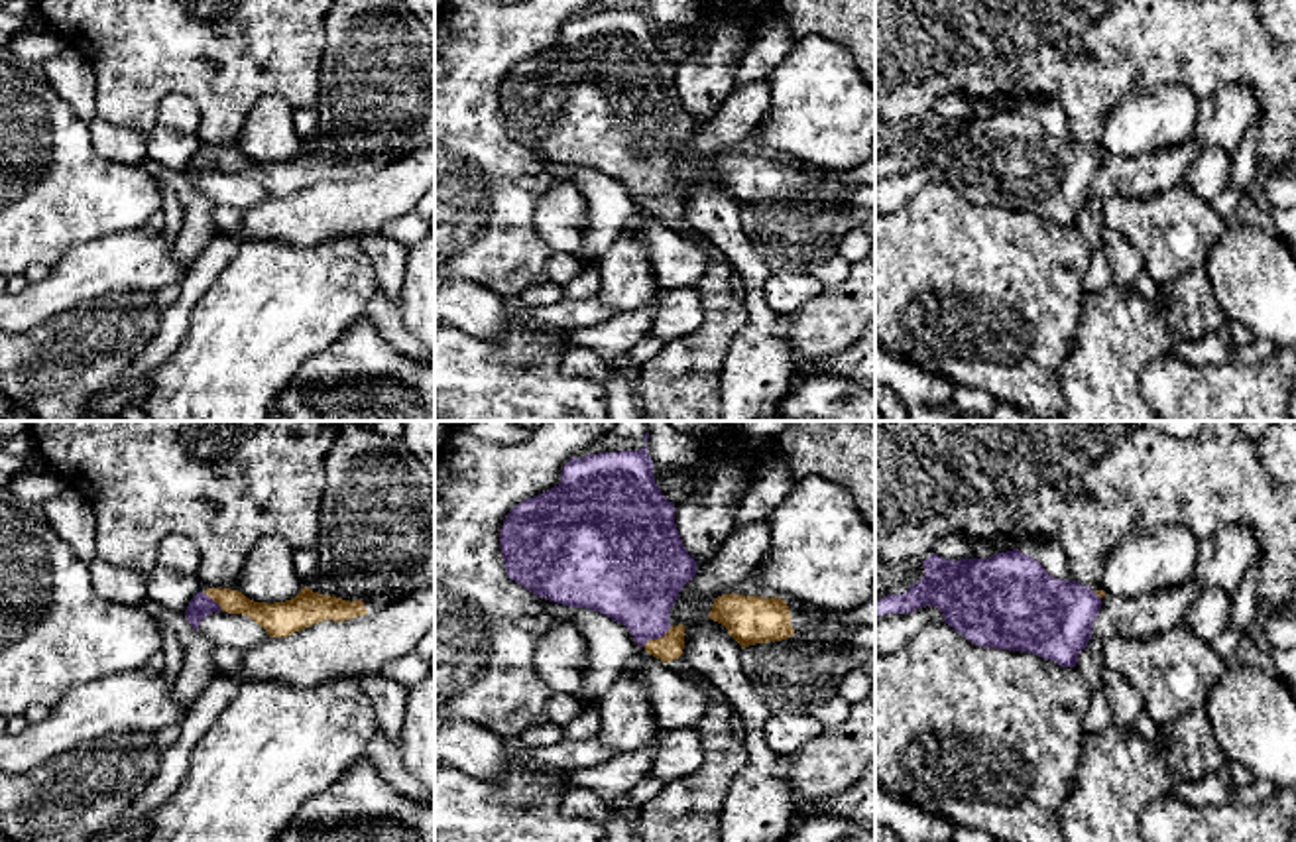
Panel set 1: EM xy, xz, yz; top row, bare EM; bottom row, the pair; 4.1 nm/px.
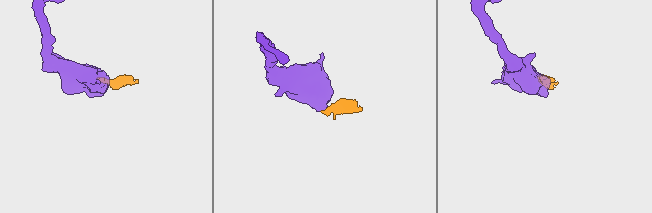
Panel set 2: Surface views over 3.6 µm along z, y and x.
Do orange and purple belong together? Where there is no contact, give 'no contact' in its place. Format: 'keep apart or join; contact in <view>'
join; contact in xz

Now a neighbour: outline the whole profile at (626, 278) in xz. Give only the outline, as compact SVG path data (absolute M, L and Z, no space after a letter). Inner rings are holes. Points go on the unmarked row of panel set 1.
M643 209L629 216L619 238L594 262L600 271L596 297L614 315L637 311L657 293L647 248L637 240L637 232L647 218L653 218L653 214Z

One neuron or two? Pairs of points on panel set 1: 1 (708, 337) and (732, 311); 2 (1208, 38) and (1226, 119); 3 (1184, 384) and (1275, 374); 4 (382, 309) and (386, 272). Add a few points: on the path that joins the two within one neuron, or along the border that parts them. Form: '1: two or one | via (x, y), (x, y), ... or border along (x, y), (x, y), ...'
1: one | via (714, 331), (726, 317)
2: two | border along (1200, 103), (1226, 87), (1245, 87), (1259, 113)
3: one | via (1206, 384), (1253, 384)
4: two | border along (378, 286), (400, 305)

